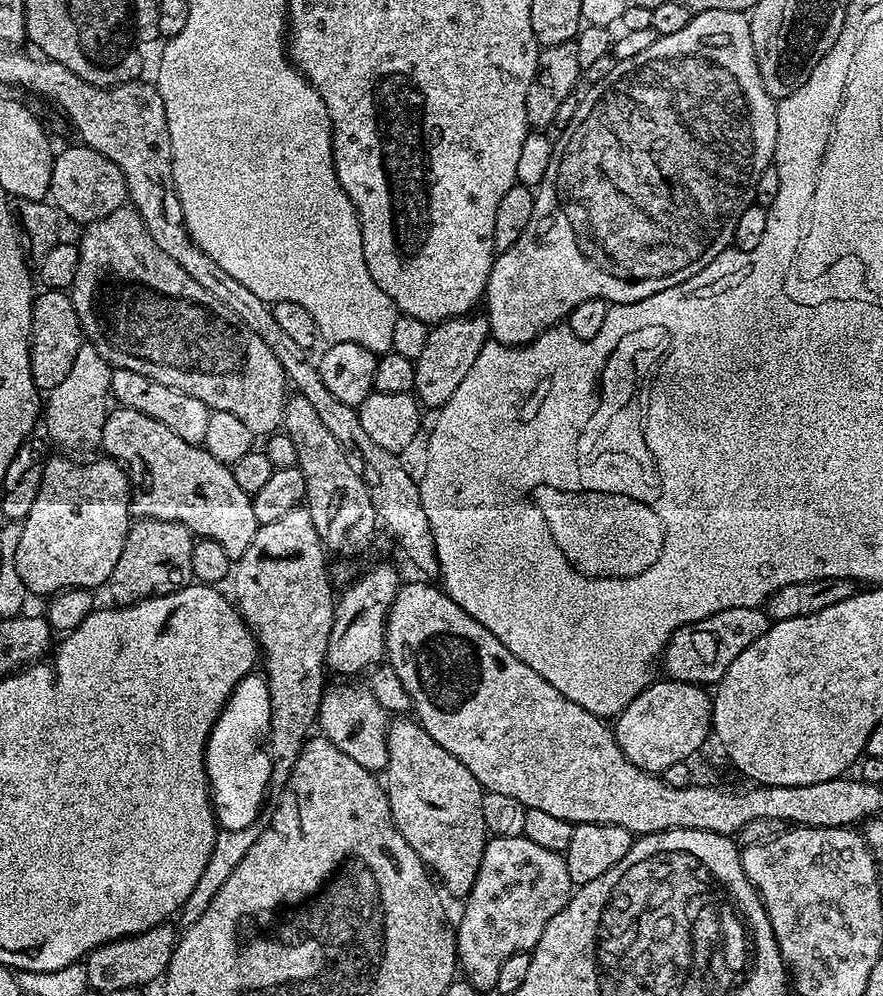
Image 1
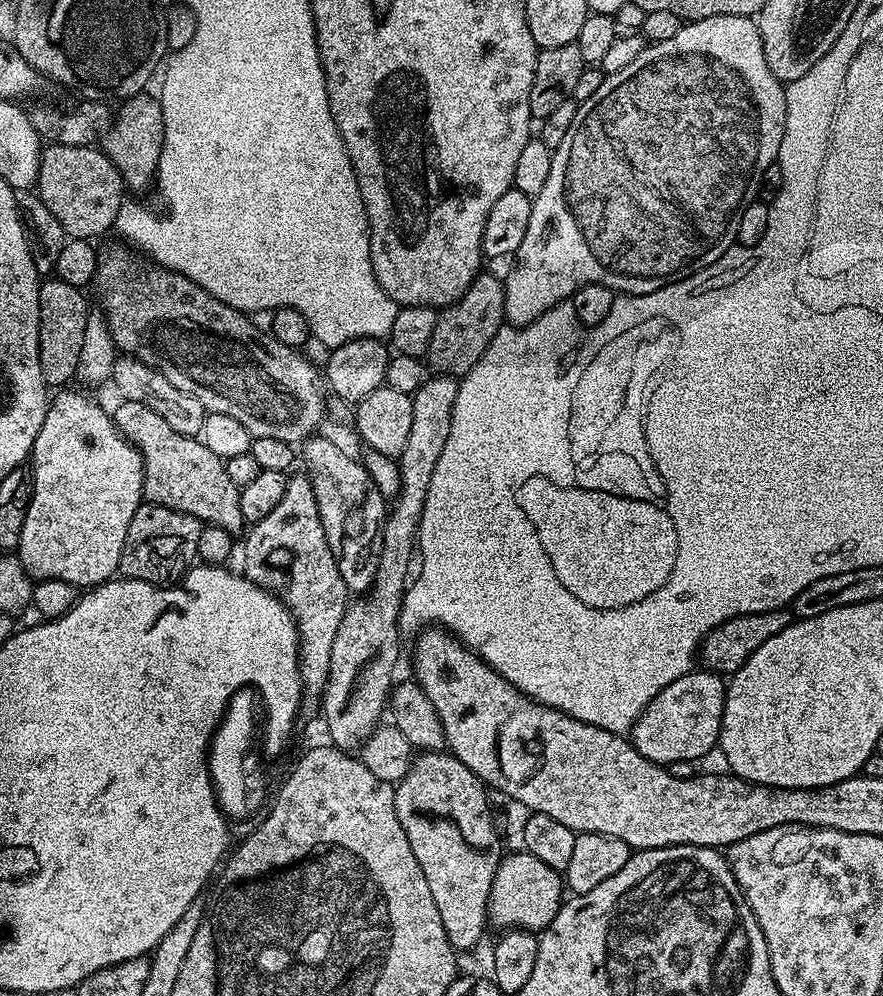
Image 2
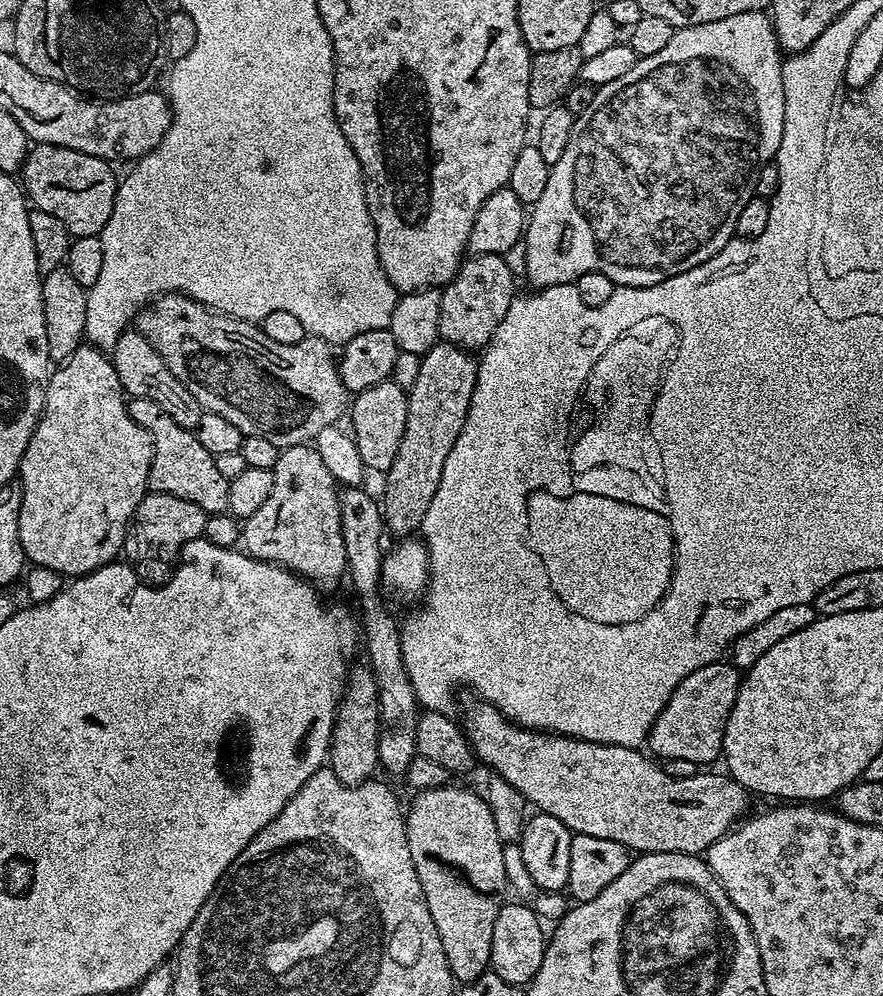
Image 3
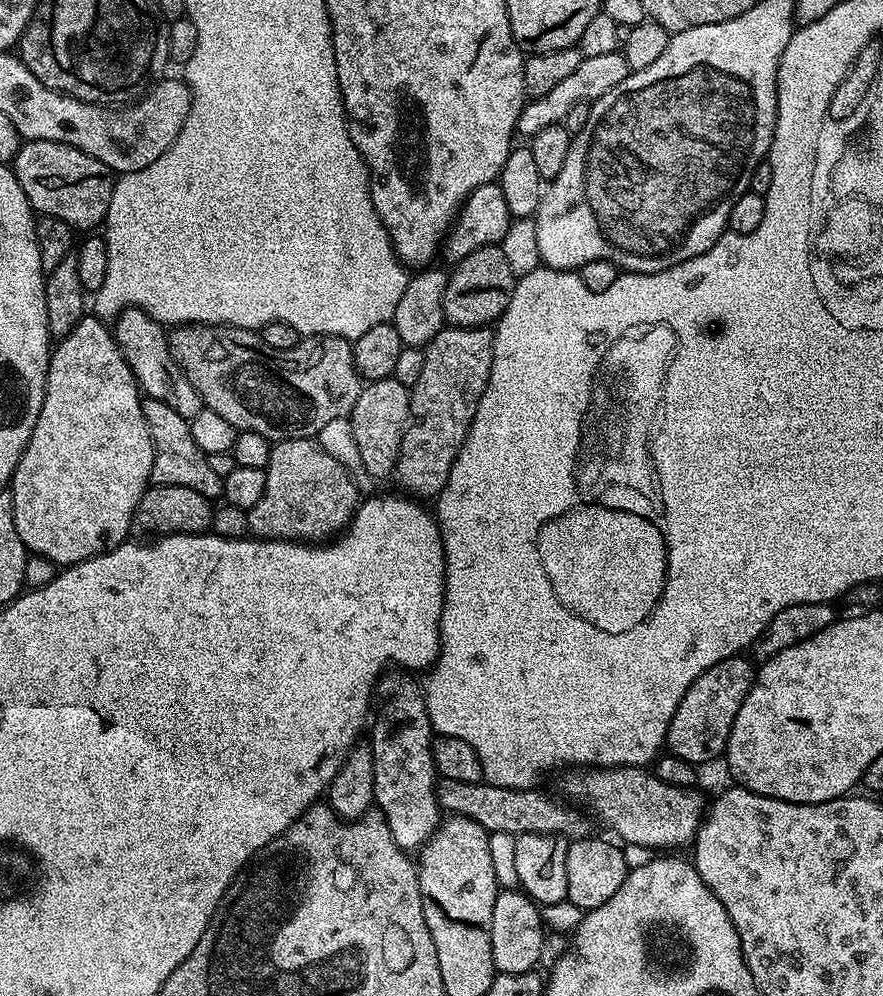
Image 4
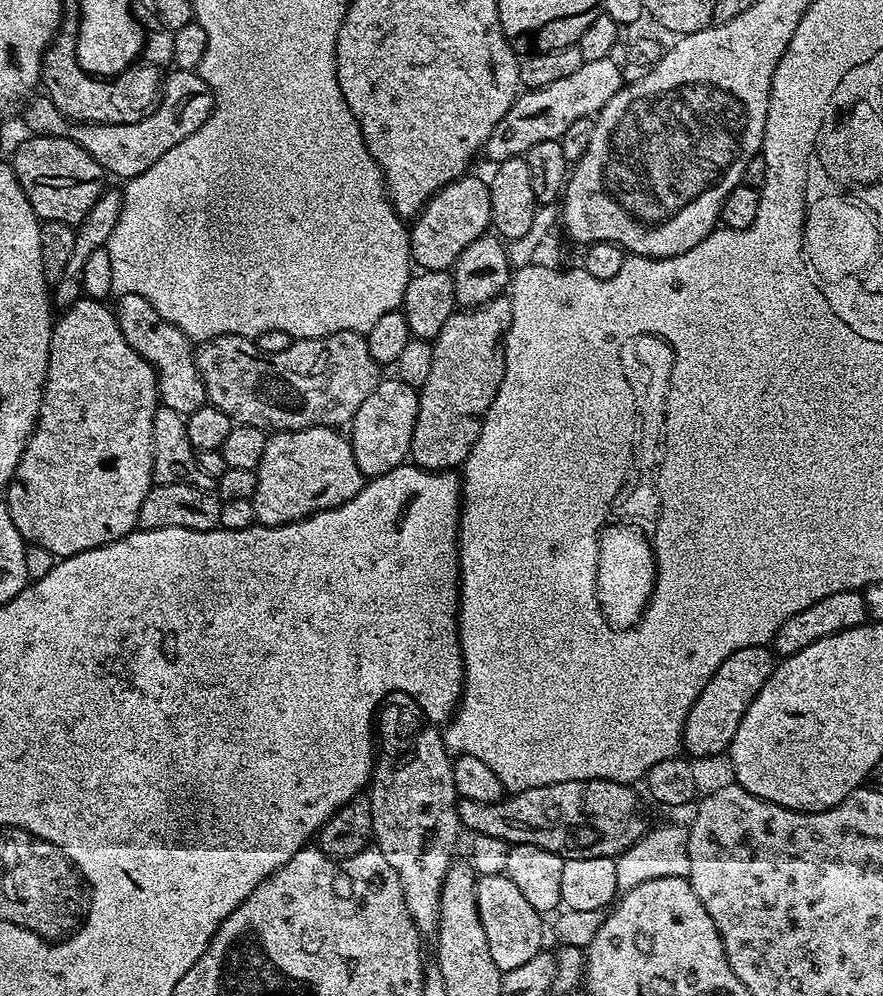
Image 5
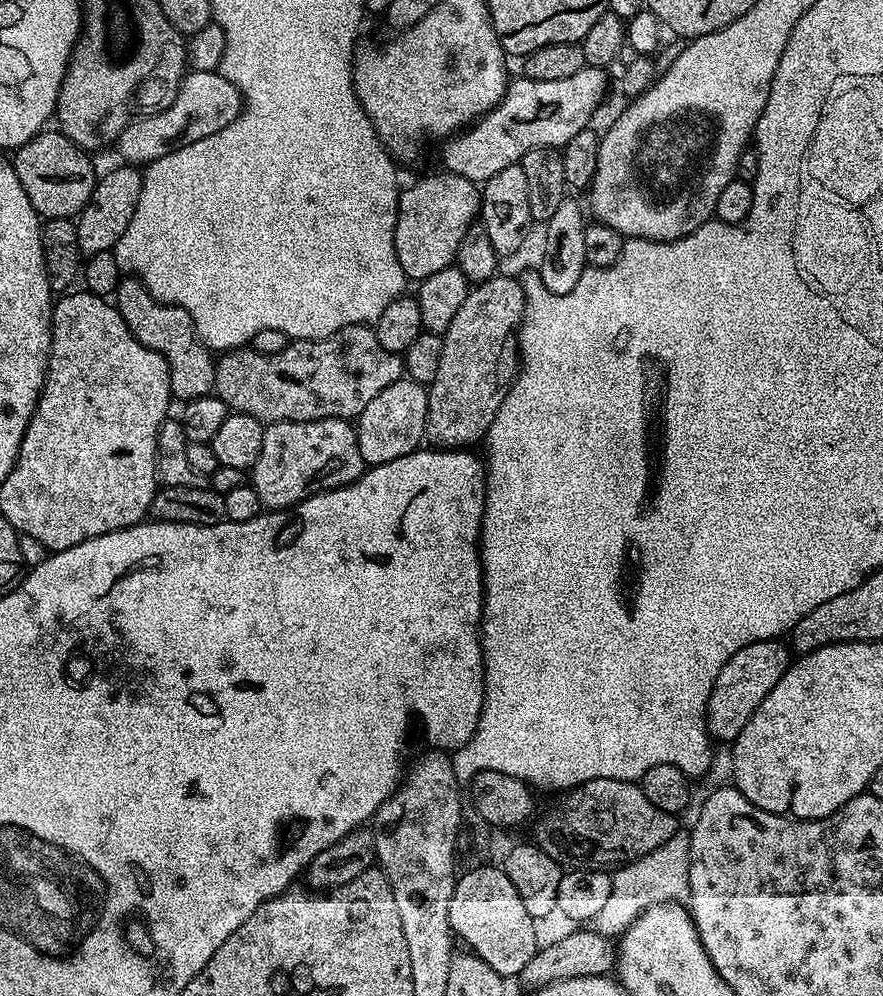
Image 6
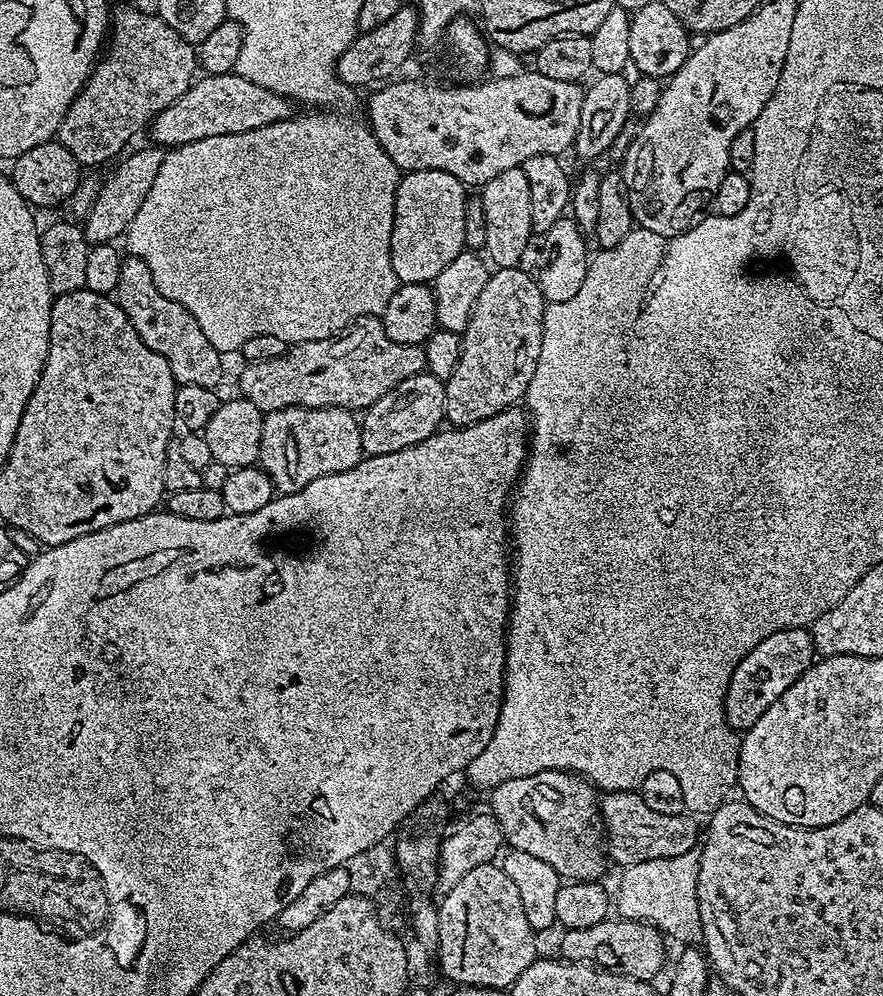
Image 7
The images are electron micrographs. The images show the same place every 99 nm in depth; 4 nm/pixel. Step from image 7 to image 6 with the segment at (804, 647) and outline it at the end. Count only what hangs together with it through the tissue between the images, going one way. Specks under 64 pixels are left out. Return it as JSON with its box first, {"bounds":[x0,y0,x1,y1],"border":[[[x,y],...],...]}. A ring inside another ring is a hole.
{"bounds":[706,639,790,742],"border":[[[779,639],[759,640],[738,650],[738,654],[734,654],[734,658],[730,658],[730,662],[726,662],[726,666],[722,666],[722,670],[714,682],[714,690],[708,699],[706,713],[708,734],[713,741],[731,742],[735,740],[736,735],[742,730],[742,726],[746,726],[746,722],[750,722],[754,710],[758,710],[762,698],[766,698],[766,694],[770,694],[770,690],[774,690],[774,686],[778,686],[778,678],[782,678],[782,674],[790,663],[789,649],[785,645],[784,649],[780,643]]]}

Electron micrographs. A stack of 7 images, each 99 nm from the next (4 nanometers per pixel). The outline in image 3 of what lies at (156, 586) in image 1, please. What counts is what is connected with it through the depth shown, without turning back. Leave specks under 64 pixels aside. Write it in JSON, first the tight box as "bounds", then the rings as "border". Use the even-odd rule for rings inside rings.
{"bounds":[122,491,209,586],"border":[[[149,491],[137,506],[136,515],[124,535],[122,552],[127,563],[132,565],[141,580],[153,586],[167,584],[180,560],[180,550],[190,541],[203,537],[208,515],[209,513],[194,506],[194,502],[186,502],[186,498],[174,498],[174,494]]]}

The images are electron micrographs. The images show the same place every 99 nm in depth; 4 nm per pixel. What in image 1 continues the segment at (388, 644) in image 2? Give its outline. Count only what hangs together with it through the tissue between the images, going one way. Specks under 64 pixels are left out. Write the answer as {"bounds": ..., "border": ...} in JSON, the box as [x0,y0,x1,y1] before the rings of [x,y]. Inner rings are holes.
{"bounds":[326,564,402,676],"border":[[[376,564],[365,576],[350,585],[341,596],[339,593],[328,639],[326,668],[329,673],[356,676],[359,672],[367,673],[385,659],[384,635],[388,611],[401,583],[402,577],[390,565]]]}

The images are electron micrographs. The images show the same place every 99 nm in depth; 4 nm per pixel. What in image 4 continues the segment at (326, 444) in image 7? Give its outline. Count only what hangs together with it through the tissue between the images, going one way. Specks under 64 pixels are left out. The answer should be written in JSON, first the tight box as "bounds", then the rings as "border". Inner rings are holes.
{"bounds":[247,438,358,542],"border":[[[312,438],[273,443],[270,462],[264,469],[266,490],[258,506],[247,509],[248,530],[253,537],[324,542],[351,524],[358,507],[356,484],[347,466],[316,443],[320,442]]]}

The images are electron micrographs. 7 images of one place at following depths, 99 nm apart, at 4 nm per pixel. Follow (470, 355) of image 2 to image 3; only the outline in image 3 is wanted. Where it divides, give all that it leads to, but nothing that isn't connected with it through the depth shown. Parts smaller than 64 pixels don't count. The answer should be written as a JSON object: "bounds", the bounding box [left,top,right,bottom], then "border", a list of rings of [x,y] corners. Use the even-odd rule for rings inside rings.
{"bounds":[438,254,518,350],"border":[[[494,254],[469,255],[456,271],[455,278],[444,285],[440,292],[438,318],[438,330],[443,343],[480,350],[490,342],[494,330],[498,330],[498,322],[506,318],[506,310],[510,310],[518,292],[512,268],[506,261],[504,256]]]}

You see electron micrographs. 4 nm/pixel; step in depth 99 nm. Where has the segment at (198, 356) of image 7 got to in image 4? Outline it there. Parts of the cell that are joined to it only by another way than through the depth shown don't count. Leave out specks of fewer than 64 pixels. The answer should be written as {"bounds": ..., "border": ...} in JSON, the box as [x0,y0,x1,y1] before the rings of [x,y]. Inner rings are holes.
{"bounds":[114,308,202,420],"border":[[[127,308],[114,321],[114,335],[118,350],[122,358],[126,358],[141,393],[147,399],[166,402],[166,406],[178,410],[182,418],[192,420],[194,414],[198,414],[202,401],[198,390],[194,390],[194,386],[188,381],[168,348],[168,332],[165,325],[150,318],[150,314],[146,314],[141,308]]]}

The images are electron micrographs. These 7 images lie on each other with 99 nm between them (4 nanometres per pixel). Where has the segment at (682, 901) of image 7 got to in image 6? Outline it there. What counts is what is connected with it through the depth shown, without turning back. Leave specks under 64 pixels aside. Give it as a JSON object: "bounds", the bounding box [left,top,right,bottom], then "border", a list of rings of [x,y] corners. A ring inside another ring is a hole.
{"bounds":[590,830,690,939],"border":[[[678,830],[658,850],[628,864],[619,865],[611,875],[609,899],[590,922],[591,931],[604,939],[615,939],[623,935],[641,913],[660,905],[685,901],[689,890],[690,836],[687,831]]]}

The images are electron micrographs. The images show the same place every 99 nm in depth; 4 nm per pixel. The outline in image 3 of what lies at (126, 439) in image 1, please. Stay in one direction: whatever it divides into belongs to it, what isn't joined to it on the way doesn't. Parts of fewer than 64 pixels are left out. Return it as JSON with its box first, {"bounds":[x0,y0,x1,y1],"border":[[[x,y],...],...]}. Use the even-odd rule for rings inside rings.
{"bounds":[127,397,228,512],"border":[[[131,397],[127,401],[128,413],[138,426],[146,430],[152,439],[152,465],[148,471],[148,486],[151,491],[162,494],[174,494],[174,498],[186,498],[186,502],[194,502],[203,512],[228,511],[228,482],[218,471],[216,458],[198,442],[195,431],[178,426],[158,402],[150,402],[150,398]]]}

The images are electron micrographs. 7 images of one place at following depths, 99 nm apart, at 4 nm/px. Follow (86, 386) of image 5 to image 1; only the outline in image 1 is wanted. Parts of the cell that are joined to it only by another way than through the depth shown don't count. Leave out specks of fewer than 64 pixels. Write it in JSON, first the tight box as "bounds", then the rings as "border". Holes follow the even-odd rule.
{"bounds":[16,455,130,598],"border":[[[56,455],[60,456],[54,457],[53,460],[49,459],[45,463],[44,477],[42,478],[42,486],[38,490],[38,498],[34,498],[34,506],[30,506],[30,514],[26,514],[26,518],[19,525],[22,530],[22,538],[18,538],[16,573],[18,574],[18,578],[22,578],[26,590],[33,597],[44,596],[43,598],[51,598],[58,592],[65,592],[67,588],[96,590],[99,584],[107,585],[114,574],[114,566],[118,566],[118,558],[122,558],[122,550],[124,549],[124,543],[128,537],[130,527],[130,485],[128,474],[115,460],[99,458],[100,460],[92,460],[89,464],[75,464],[72,461],[75,459],[69,458],[67,455]]]}

